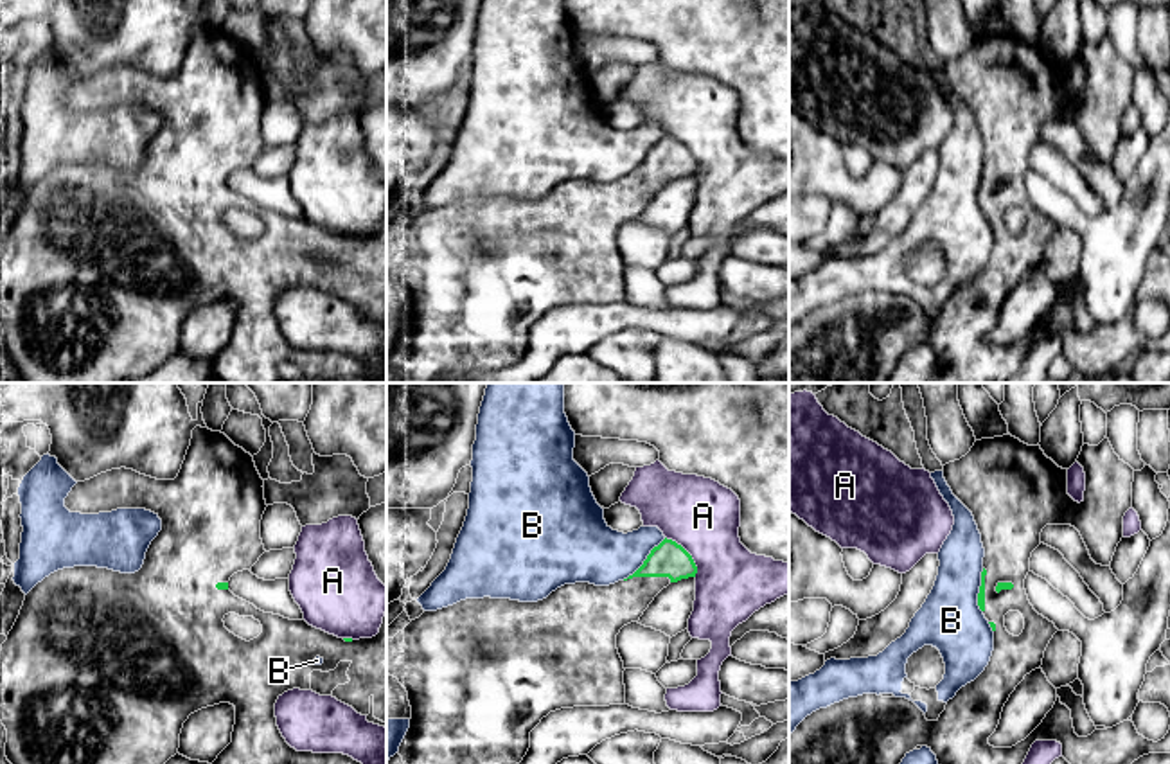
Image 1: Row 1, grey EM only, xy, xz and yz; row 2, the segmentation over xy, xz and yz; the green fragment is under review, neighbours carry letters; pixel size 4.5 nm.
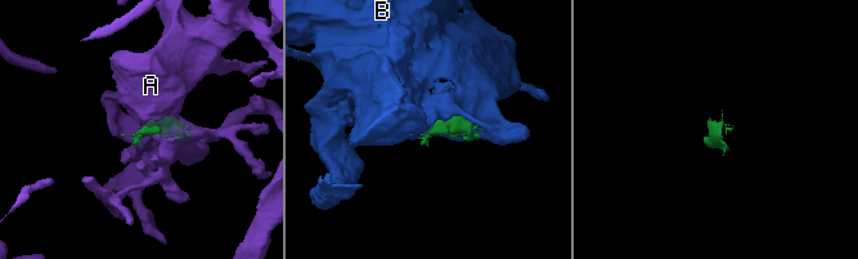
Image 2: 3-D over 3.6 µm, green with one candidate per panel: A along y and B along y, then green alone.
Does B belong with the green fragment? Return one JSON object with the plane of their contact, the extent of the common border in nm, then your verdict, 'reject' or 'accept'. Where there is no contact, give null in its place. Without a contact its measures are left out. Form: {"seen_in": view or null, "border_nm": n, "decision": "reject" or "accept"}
{"seen_in": "xz", "border_nm": 280, "decision": "reject"}

